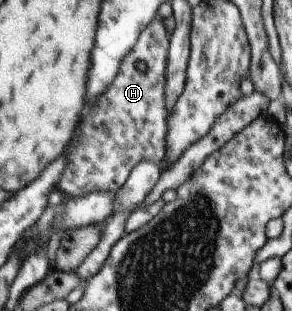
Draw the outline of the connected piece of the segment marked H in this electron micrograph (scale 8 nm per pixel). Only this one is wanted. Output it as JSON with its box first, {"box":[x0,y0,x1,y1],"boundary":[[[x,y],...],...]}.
{"box":[56,18,169,198],"boundary":[[[152,18],[140,31],[135,44],[119,63],[111,84],[101,93],[99,102],[91,109],[80,127],[77,144],[67,153],[65,168],[61,171],[56,189],[65,197],[75,198],[94,191],[116,191],[126,181],[132,168],[140,161],[160,163],[165,156],[165,67],[169,35],[162,22]]]}

